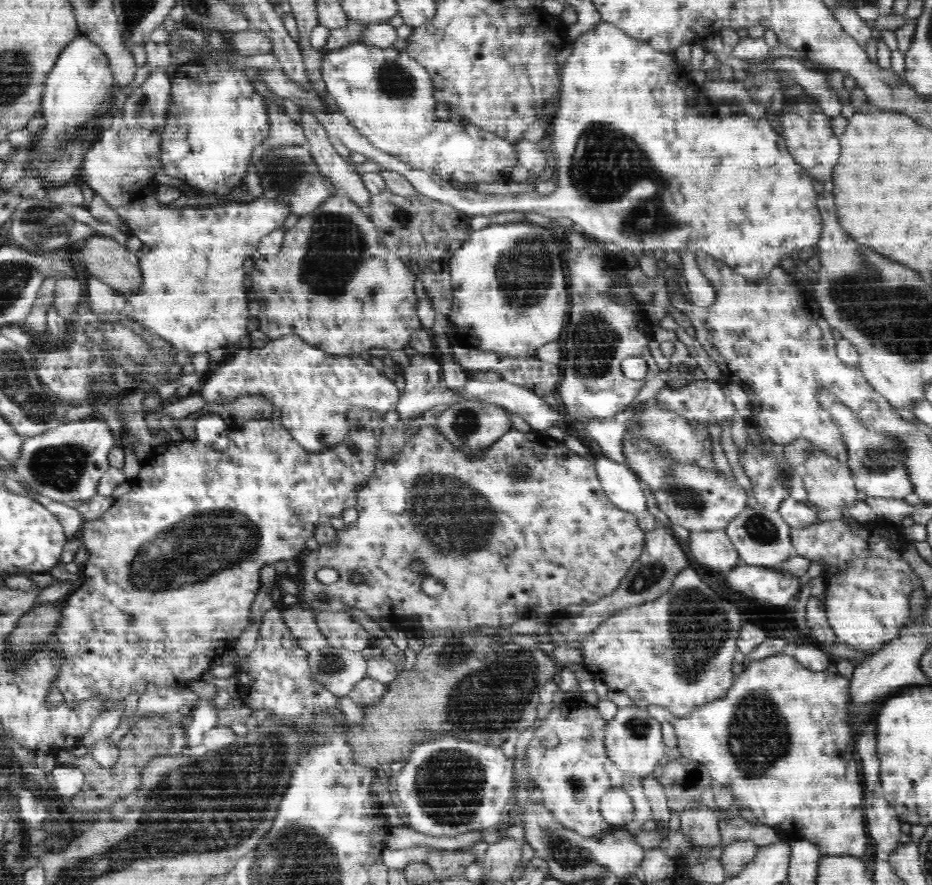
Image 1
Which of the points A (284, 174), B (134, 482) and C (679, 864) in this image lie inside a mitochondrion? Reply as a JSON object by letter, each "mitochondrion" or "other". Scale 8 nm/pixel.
{"A":"mitochondrion","B":"other","C":"other"}

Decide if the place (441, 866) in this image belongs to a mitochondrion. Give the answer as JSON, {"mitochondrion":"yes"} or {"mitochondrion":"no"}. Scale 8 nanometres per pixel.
{"mitochondrion":"no"}

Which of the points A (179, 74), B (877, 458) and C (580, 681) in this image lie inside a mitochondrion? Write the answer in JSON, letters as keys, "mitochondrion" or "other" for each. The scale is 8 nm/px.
{"A":"other","B":"mitochondrion","C":"other"}

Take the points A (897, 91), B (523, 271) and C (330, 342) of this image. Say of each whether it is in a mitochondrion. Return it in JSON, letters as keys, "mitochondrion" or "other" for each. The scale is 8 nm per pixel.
{"A":"other","B":"mitochondrion","C":"other"}

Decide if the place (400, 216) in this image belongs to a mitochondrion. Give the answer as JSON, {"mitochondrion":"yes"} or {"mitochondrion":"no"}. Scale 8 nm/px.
{"mitochondrion":"yes"}

